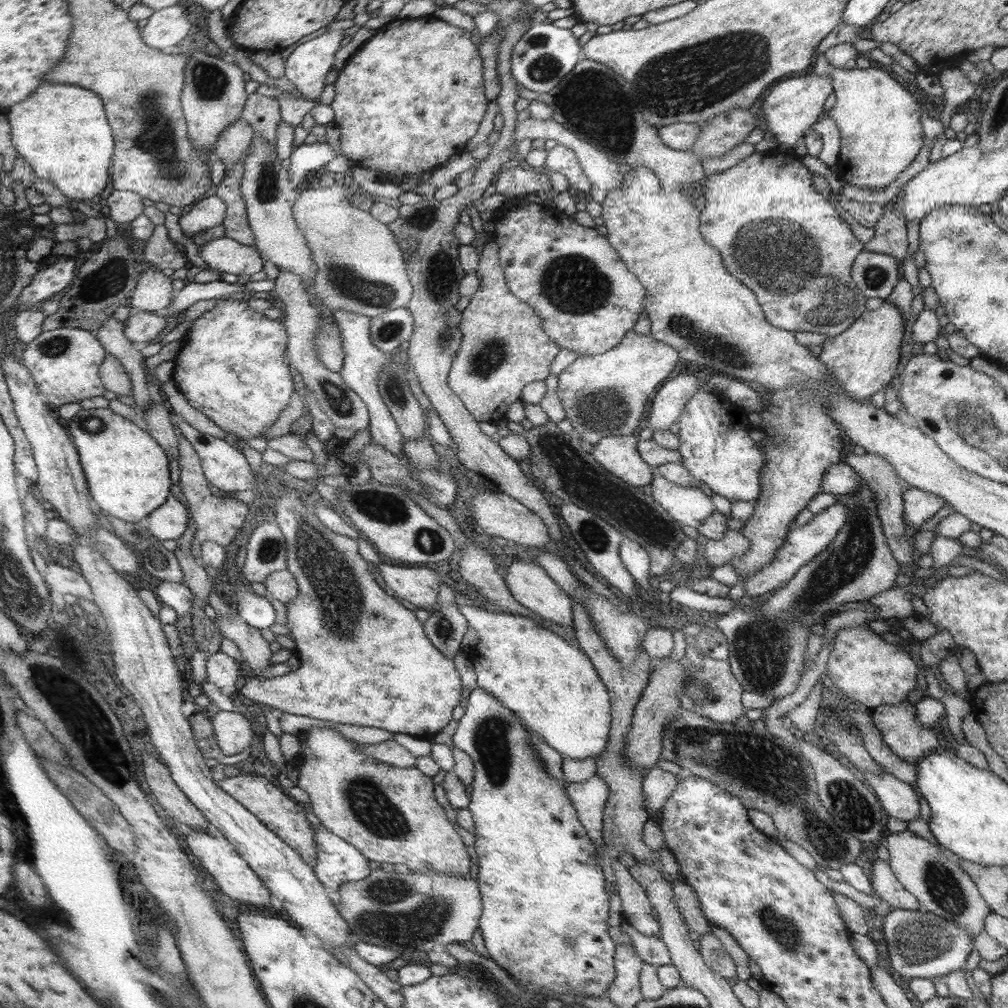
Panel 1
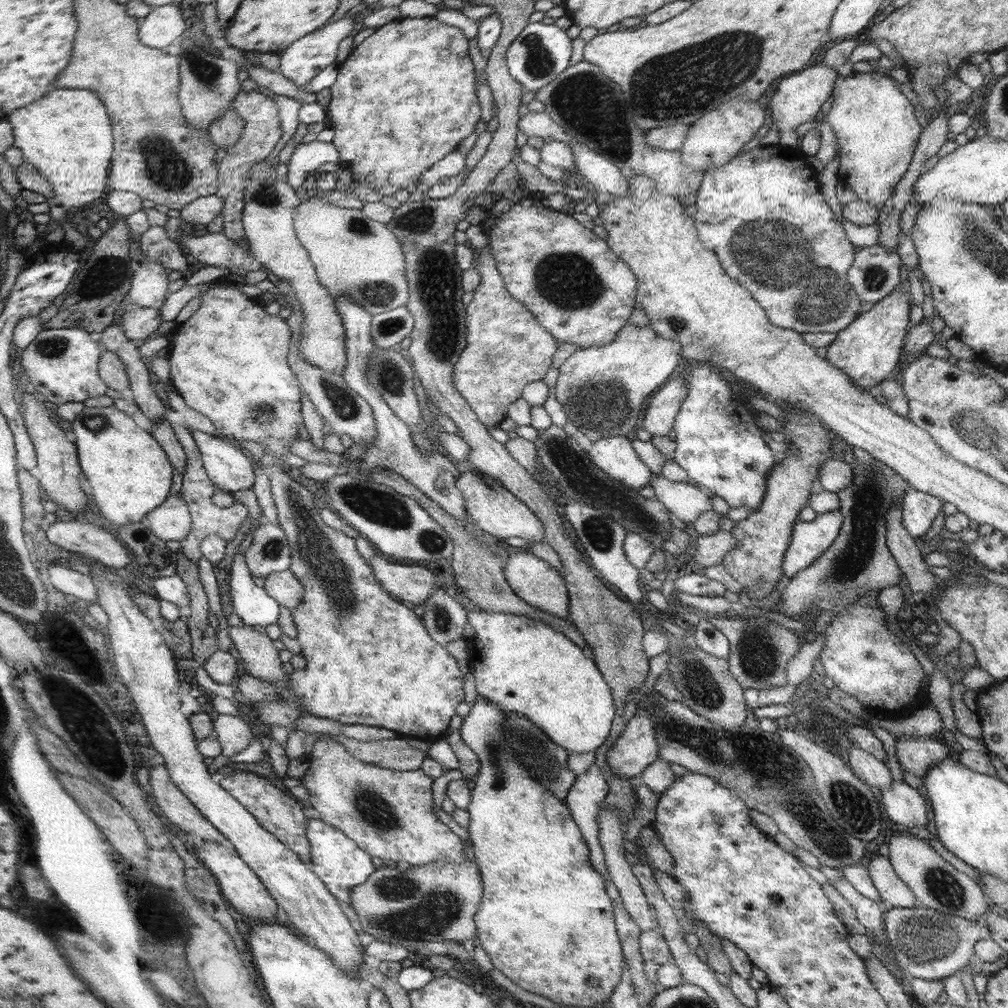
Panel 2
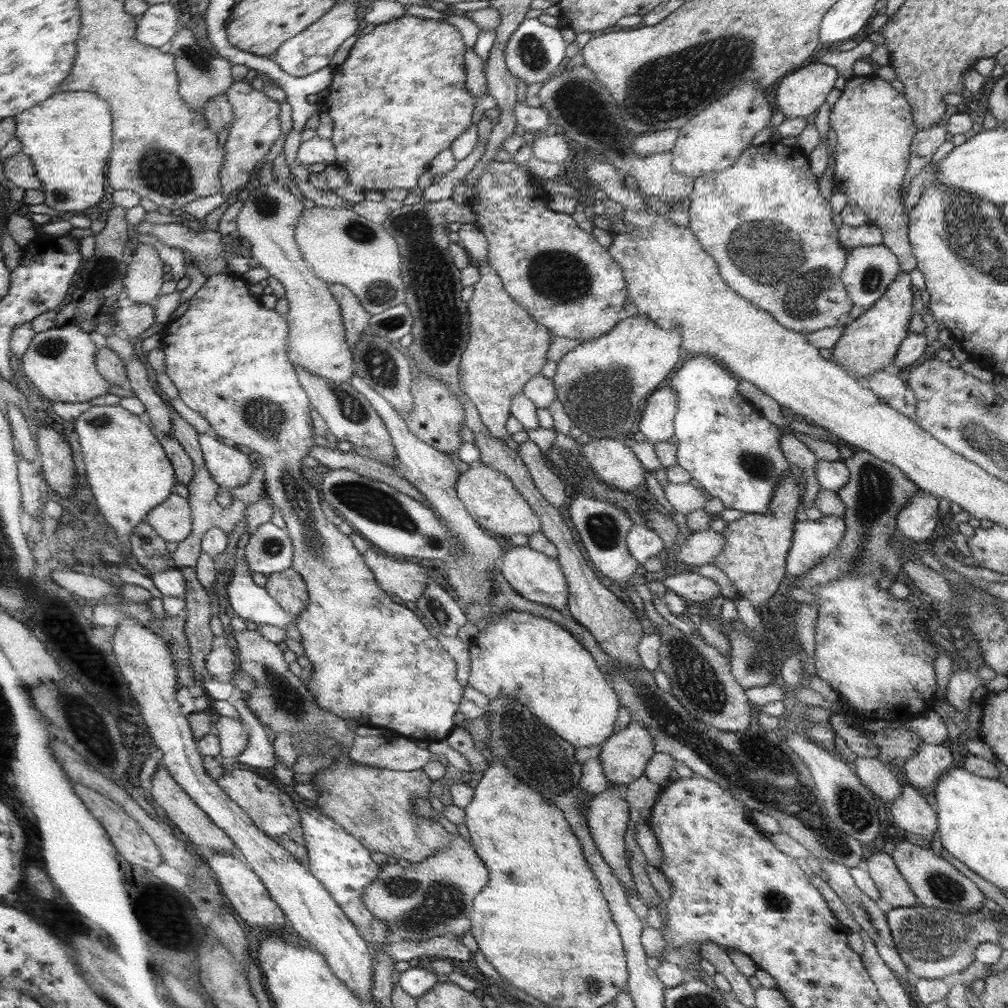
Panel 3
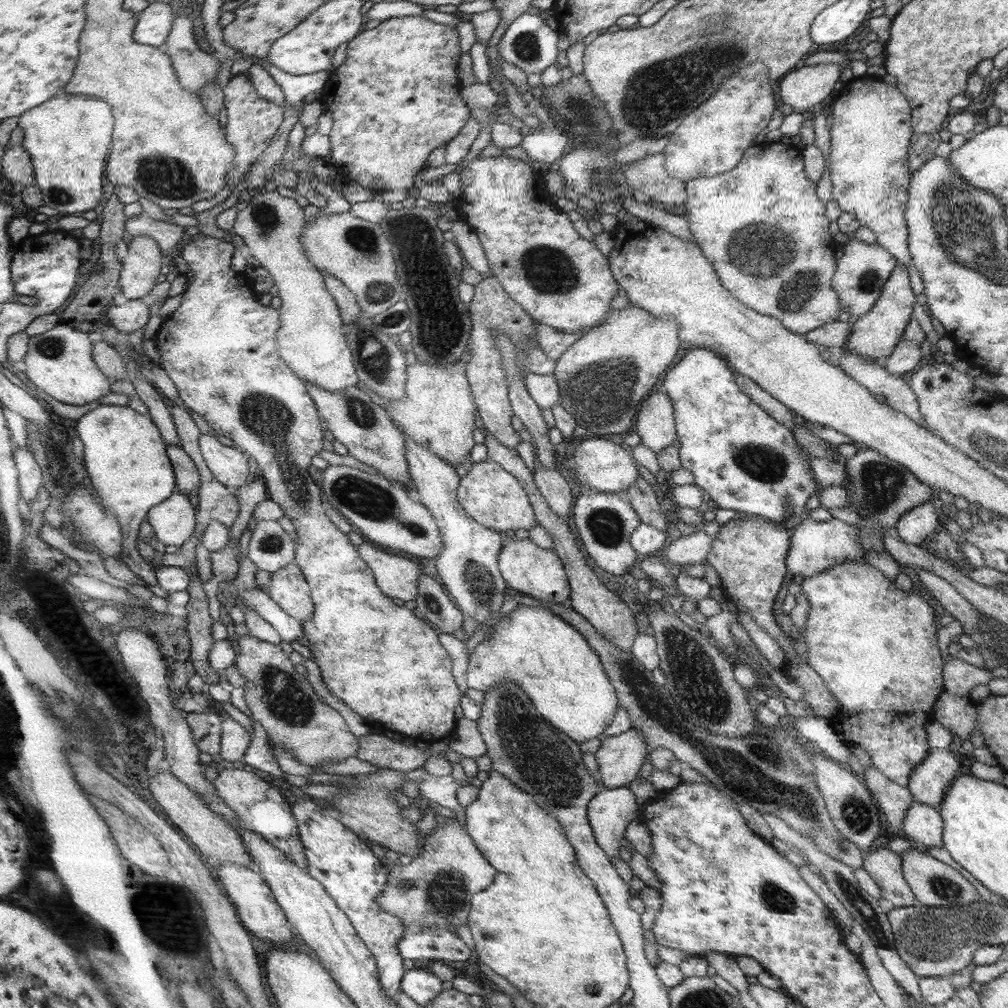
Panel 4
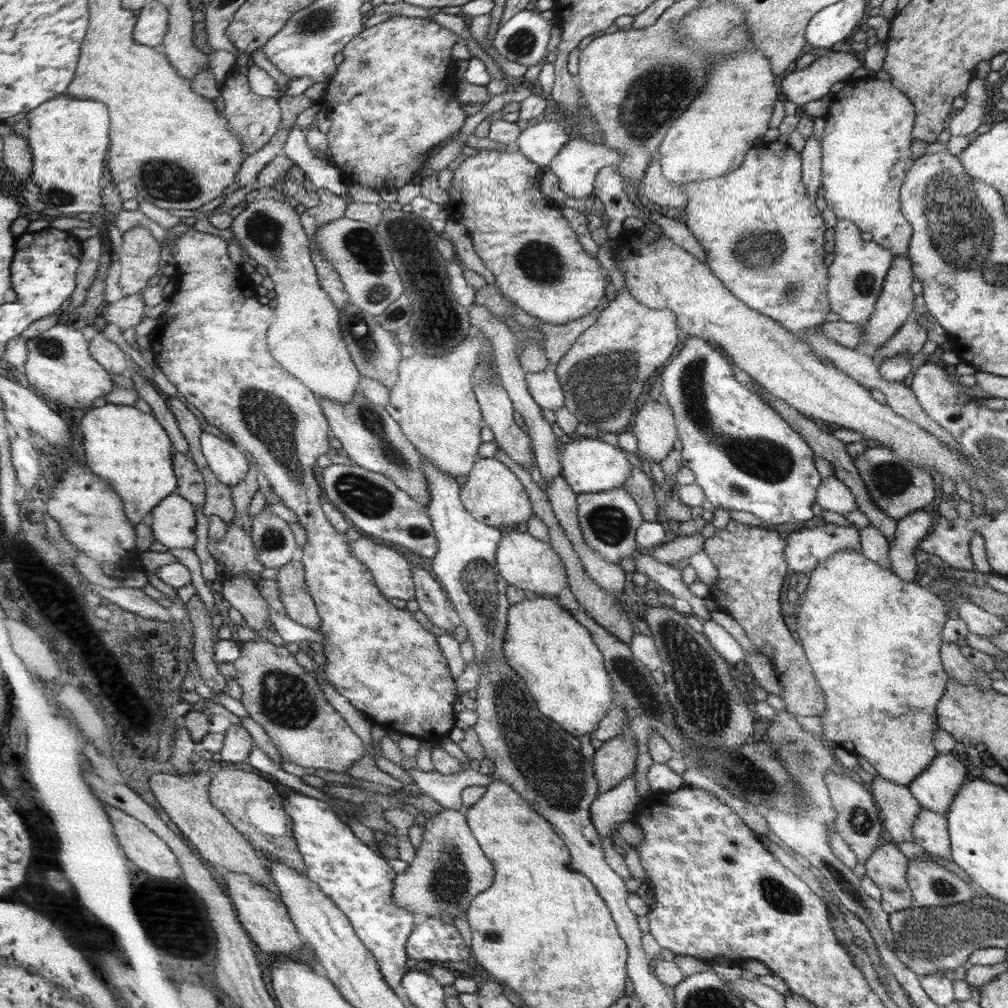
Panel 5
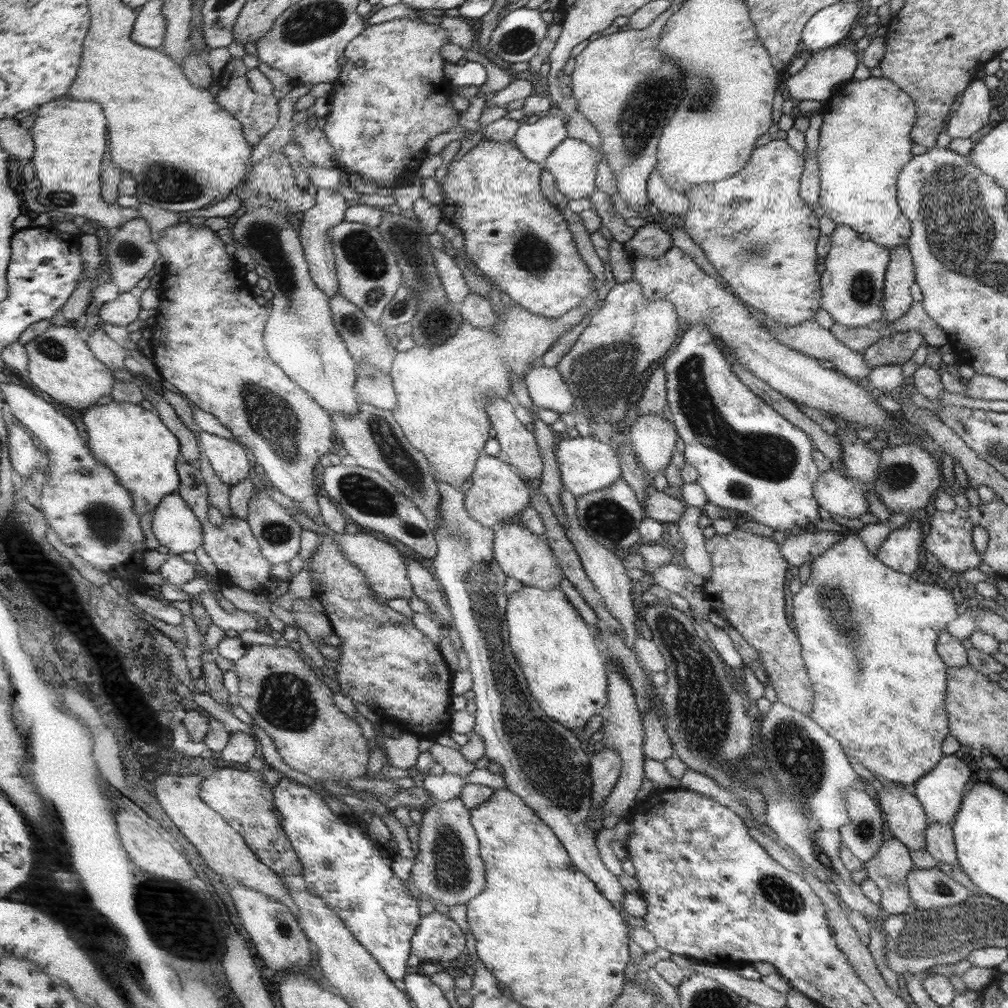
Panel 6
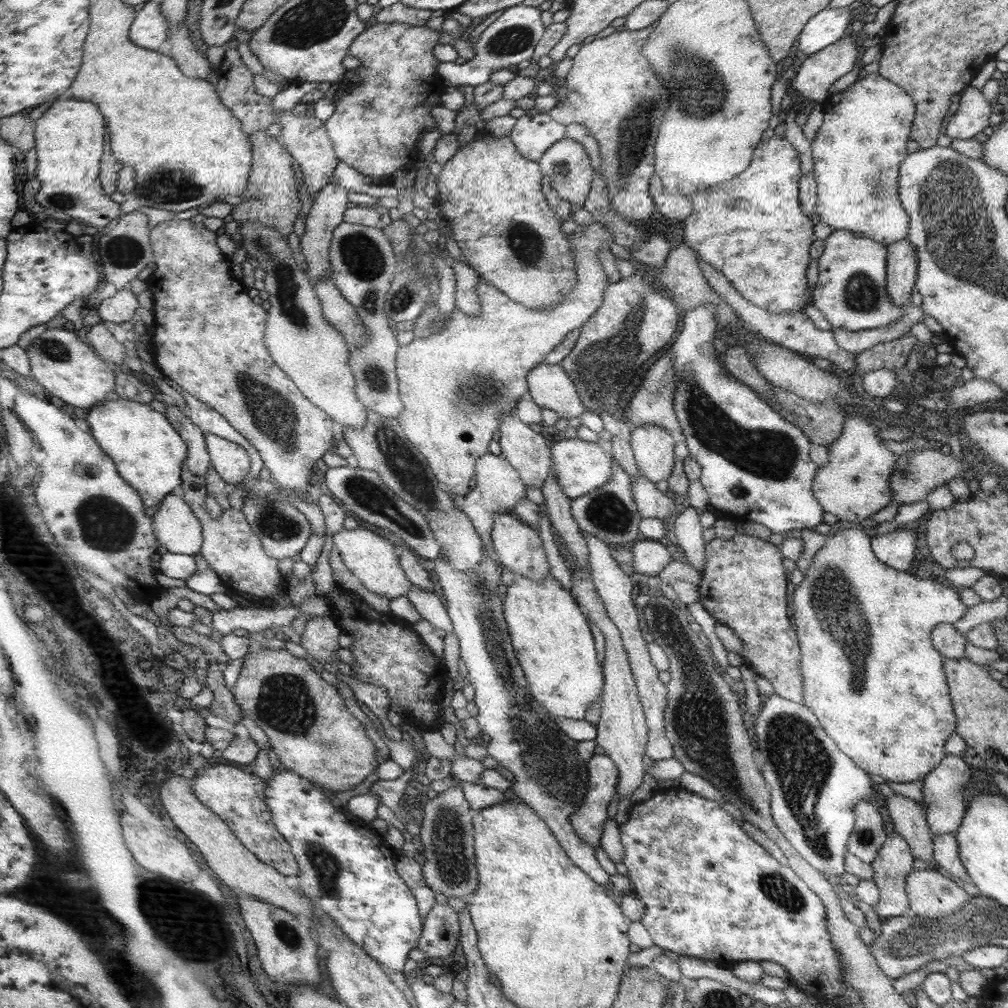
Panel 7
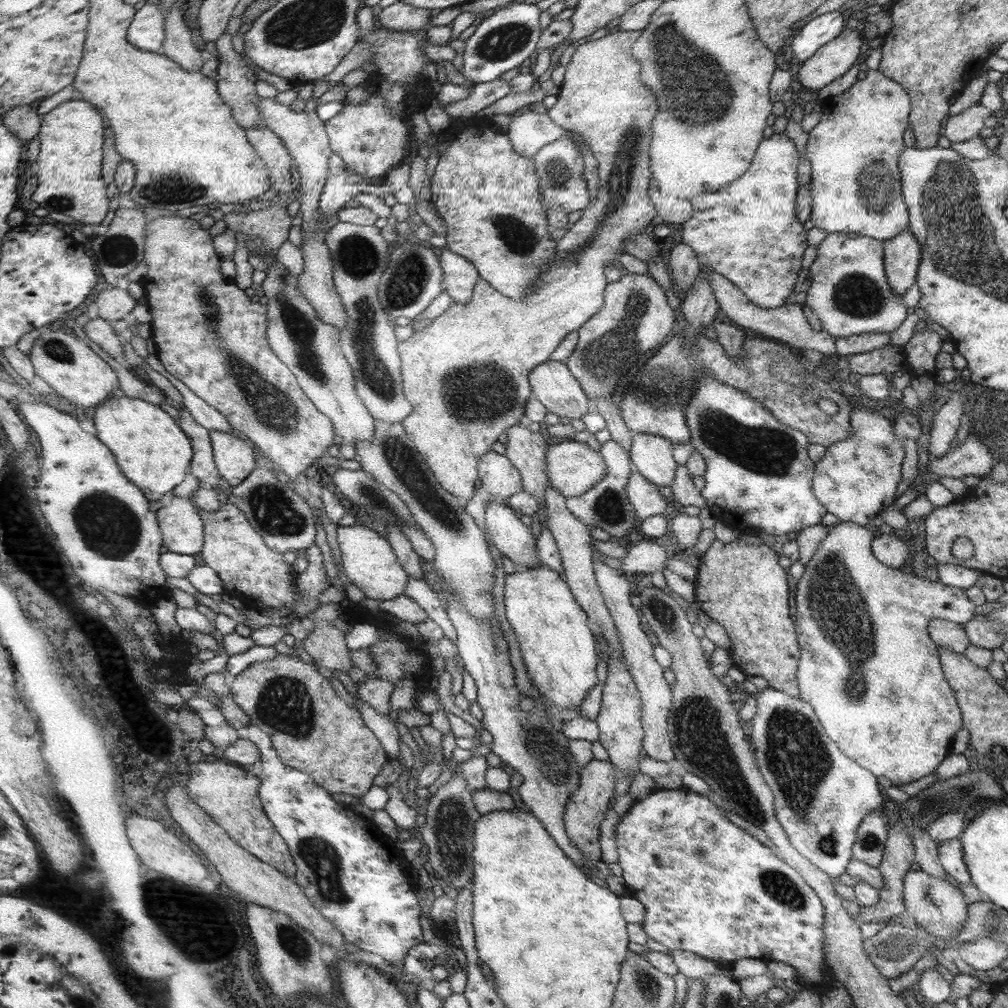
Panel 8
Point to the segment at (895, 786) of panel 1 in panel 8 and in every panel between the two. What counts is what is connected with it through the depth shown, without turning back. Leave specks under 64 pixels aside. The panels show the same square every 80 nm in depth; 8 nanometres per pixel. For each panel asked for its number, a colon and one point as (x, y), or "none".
2: (903, 806)
3: (909, 812)
4: (922, 825)
5: (929, 830)
6: (938, 840)
7: (944, 847)
8: (949, 852)

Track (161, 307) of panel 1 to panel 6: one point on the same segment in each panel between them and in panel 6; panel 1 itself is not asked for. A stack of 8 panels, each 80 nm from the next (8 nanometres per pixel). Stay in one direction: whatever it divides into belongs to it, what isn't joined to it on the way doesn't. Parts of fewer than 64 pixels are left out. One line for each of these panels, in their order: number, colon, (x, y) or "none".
2: (150, 289)
3: (143, 285)
4: (144, 264)
5: (140, 257)
6: (132, 253)

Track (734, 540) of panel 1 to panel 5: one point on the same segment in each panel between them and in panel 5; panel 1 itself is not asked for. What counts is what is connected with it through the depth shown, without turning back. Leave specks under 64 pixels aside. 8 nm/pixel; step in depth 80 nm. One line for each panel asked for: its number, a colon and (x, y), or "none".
2: (709, 550)
3: (702, 547)
4: (692, 548)
5: (670, 552)

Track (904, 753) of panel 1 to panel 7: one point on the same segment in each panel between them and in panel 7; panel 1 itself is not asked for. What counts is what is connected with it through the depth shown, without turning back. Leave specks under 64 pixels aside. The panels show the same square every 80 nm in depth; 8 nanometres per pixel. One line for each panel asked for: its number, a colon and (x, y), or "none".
2: (915, 753)
3: (923, 770)
4: (928, 782)
5: (934, 789)
6: (939, 793)
7: (942, 793)

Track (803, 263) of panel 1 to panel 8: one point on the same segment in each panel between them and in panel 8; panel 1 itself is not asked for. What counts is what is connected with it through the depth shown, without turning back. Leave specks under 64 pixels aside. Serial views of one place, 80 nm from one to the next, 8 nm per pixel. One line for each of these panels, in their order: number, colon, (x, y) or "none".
2: (761, 213)
3: (762, 219)
4: (761, 226)
5: (762, 236)
6: (759, 235)
7: (752, 229)
8: (751, 236)

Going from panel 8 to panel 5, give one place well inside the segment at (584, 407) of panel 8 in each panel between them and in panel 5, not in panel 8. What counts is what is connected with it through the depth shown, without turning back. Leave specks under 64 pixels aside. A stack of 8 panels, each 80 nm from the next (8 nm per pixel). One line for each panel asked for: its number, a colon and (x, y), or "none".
5: (547, 390)
6: (548, 390)
7: (551, 387)

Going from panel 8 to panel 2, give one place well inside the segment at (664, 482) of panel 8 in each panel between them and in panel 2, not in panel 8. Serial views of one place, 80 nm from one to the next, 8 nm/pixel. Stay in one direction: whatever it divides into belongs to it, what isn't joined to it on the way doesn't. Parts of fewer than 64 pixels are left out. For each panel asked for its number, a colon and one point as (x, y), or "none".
2: (666, 402)
3: (656, 424)
4: (655, 429)
5: (654, 429)
6: (651, 437)
7: (652, 446)

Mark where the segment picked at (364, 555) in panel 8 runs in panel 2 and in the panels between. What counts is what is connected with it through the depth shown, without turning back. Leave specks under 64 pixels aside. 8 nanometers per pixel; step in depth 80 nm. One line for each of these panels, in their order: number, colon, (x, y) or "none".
2: (406, 581)
3: (408, 581)
4: (398, 577)
5: (394, 574)
6: (386, 568)
7: (371, 558)

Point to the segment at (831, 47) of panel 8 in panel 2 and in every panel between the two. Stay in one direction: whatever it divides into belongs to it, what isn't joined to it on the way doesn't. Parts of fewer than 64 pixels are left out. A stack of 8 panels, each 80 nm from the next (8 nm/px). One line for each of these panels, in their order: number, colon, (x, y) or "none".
2: (796, 99)
3: (798, 95)
4: (801, 89)
5: (811, 83)
6: (826, 67)
7: (818, 71)

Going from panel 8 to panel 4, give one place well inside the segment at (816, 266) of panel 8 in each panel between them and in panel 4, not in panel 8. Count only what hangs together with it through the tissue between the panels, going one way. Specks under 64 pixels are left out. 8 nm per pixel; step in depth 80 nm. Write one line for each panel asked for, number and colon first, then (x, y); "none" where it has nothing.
4: (863, 269)
5: (857, 270)
6: (854, 270)
7: (851, 293)

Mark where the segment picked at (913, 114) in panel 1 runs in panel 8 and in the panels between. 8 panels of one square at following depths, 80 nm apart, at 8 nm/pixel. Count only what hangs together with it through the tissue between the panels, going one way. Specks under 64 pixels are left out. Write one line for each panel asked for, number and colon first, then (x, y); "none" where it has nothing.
2: (875, 129)
3: (873, 125)
4: (870, 129)
5: (865, 155)
6: (864, 142)
7: (856, 152)
8: (855, 185)

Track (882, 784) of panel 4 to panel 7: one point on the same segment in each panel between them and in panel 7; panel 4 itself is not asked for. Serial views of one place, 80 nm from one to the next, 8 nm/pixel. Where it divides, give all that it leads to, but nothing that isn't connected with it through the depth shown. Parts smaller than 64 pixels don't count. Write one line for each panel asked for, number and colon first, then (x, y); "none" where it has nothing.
5: (898, 807)
6: (906, 819)
7: (909, 822)

